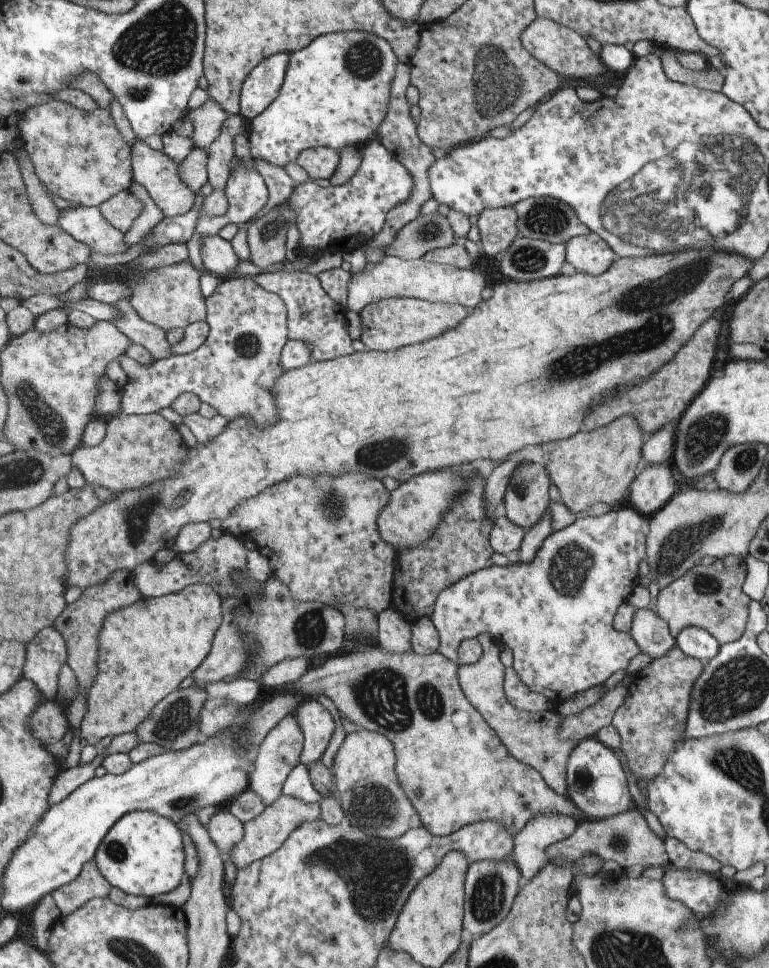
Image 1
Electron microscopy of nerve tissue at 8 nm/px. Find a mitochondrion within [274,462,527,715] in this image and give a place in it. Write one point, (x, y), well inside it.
(333, 503)

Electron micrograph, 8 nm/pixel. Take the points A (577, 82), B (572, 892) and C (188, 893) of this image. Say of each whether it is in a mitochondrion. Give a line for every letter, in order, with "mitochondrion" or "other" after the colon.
A: other
B: other
C: other

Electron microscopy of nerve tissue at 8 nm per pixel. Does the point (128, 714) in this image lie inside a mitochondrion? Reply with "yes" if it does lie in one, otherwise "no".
no

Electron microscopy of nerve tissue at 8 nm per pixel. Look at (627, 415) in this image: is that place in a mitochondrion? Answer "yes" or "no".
no

